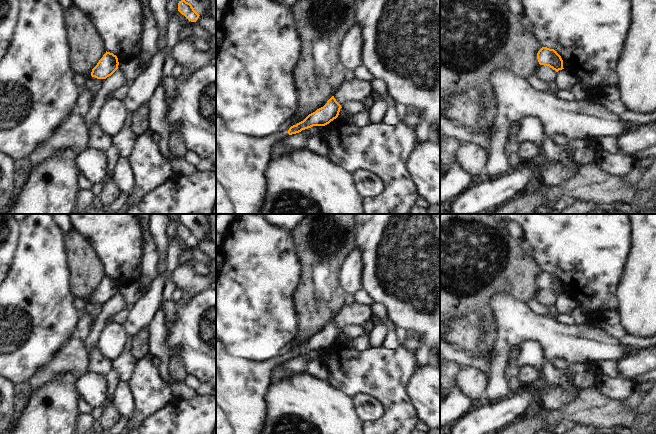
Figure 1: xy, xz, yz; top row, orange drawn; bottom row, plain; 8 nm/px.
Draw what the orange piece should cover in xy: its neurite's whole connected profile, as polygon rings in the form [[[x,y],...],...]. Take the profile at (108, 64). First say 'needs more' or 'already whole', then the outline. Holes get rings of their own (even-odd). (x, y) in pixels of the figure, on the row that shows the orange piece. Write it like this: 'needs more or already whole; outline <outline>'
already whole; outline [[[107,52],[92,69],[91,76],[97,79],[106,79],[118,69],[118,58],[113,53]]]

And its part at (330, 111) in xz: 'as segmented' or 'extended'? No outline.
as segmented

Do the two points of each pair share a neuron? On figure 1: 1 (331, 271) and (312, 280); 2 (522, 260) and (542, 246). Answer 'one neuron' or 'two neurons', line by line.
1: one neuron
2: two neurons

